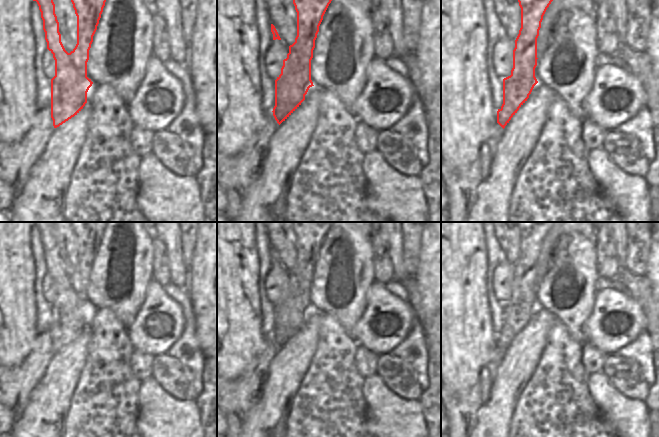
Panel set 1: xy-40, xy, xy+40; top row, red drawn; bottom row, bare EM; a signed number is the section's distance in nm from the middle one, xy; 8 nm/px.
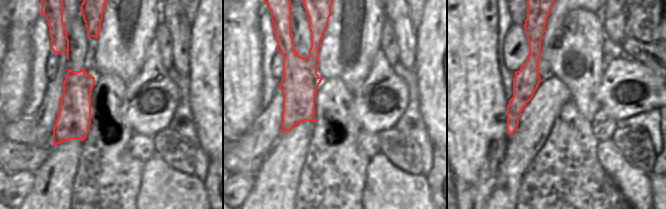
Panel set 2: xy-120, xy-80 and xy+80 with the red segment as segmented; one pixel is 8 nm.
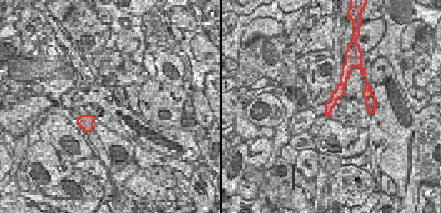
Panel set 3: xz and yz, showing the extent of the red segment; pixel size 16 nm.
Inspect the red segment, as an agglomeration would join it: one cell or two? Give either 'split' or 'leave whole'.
split

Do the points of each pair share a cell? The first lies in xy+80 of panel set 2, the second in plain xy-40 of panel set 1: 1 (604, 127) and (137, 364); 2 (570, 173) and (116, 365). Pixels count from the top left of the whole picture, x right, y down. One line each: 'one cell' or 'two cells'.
1: one cell
2: one cell

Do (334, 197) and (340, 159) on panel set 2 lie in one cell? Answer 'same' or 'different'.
same

